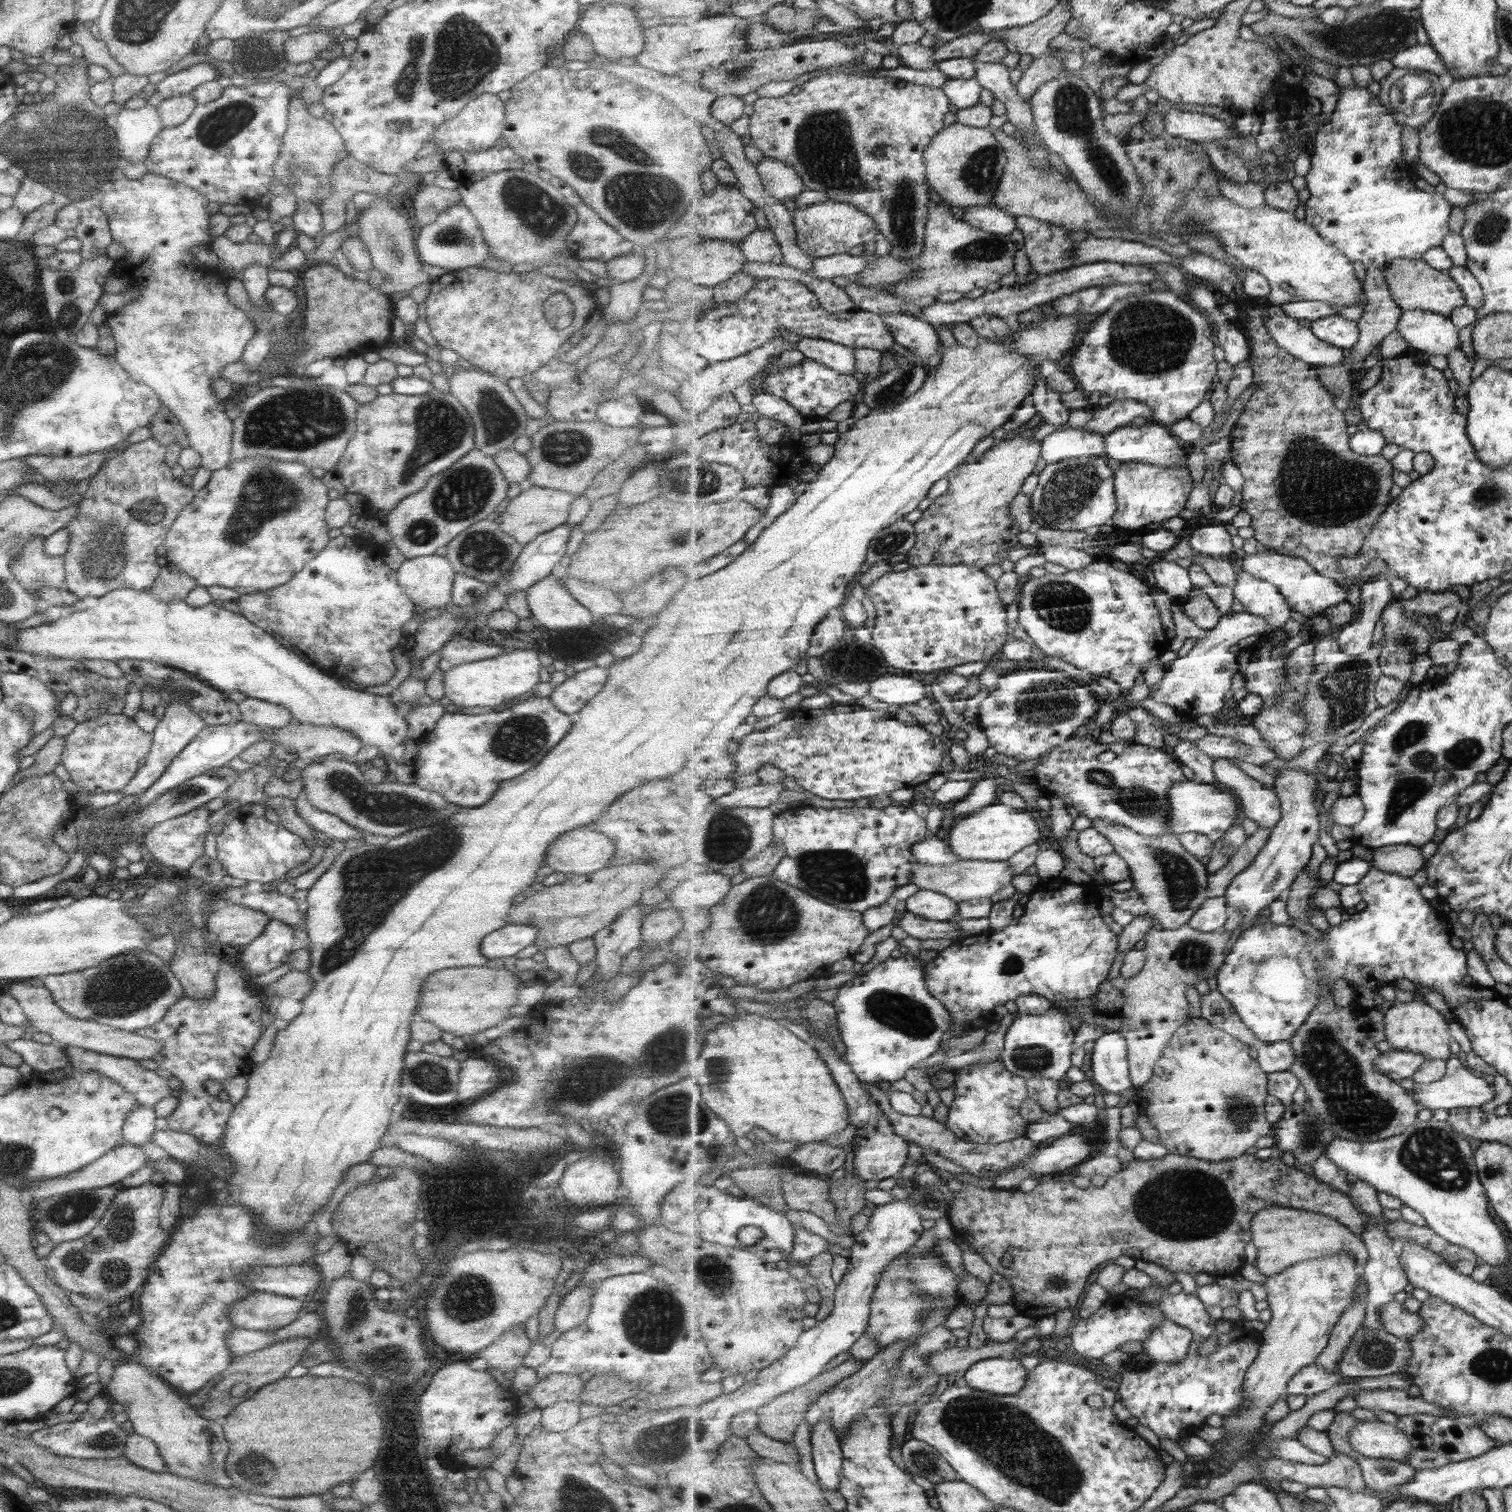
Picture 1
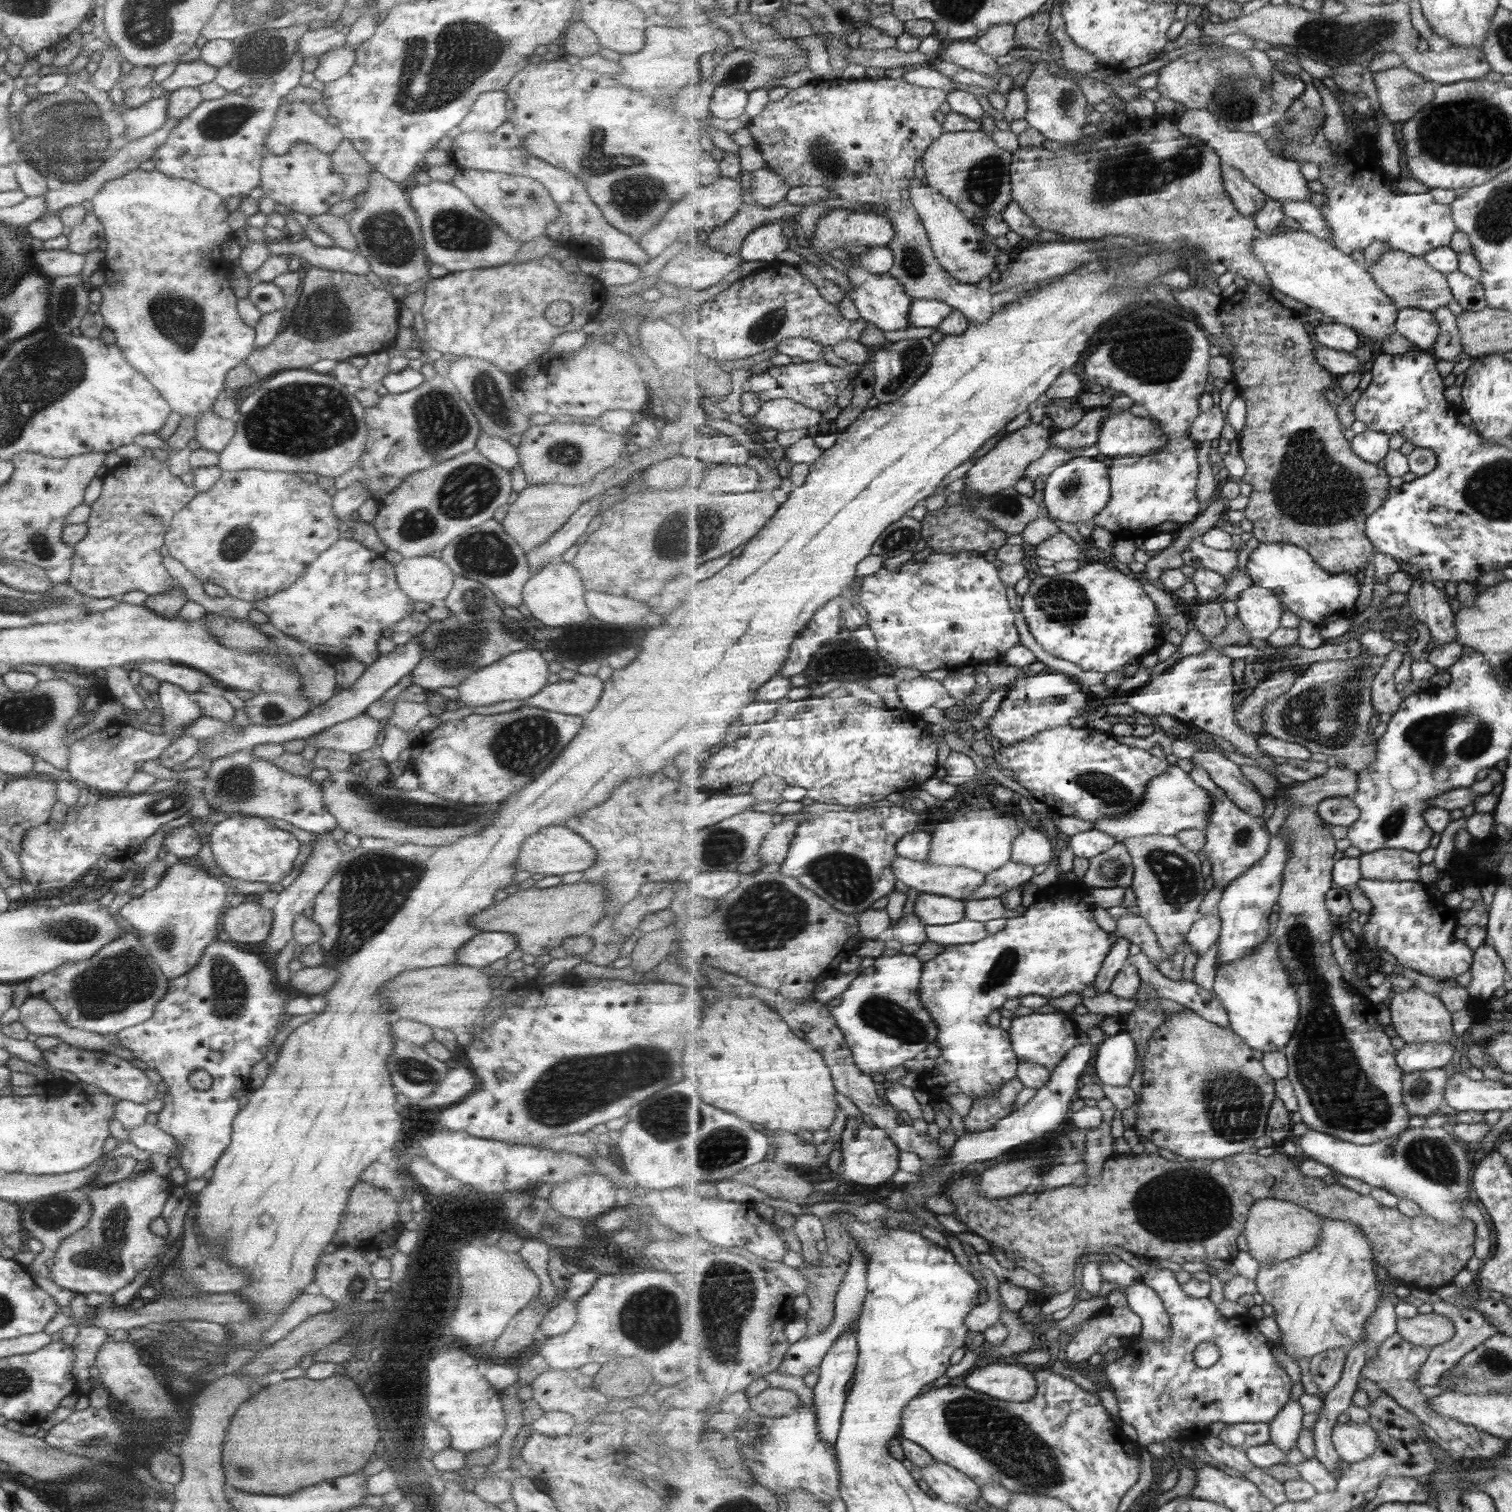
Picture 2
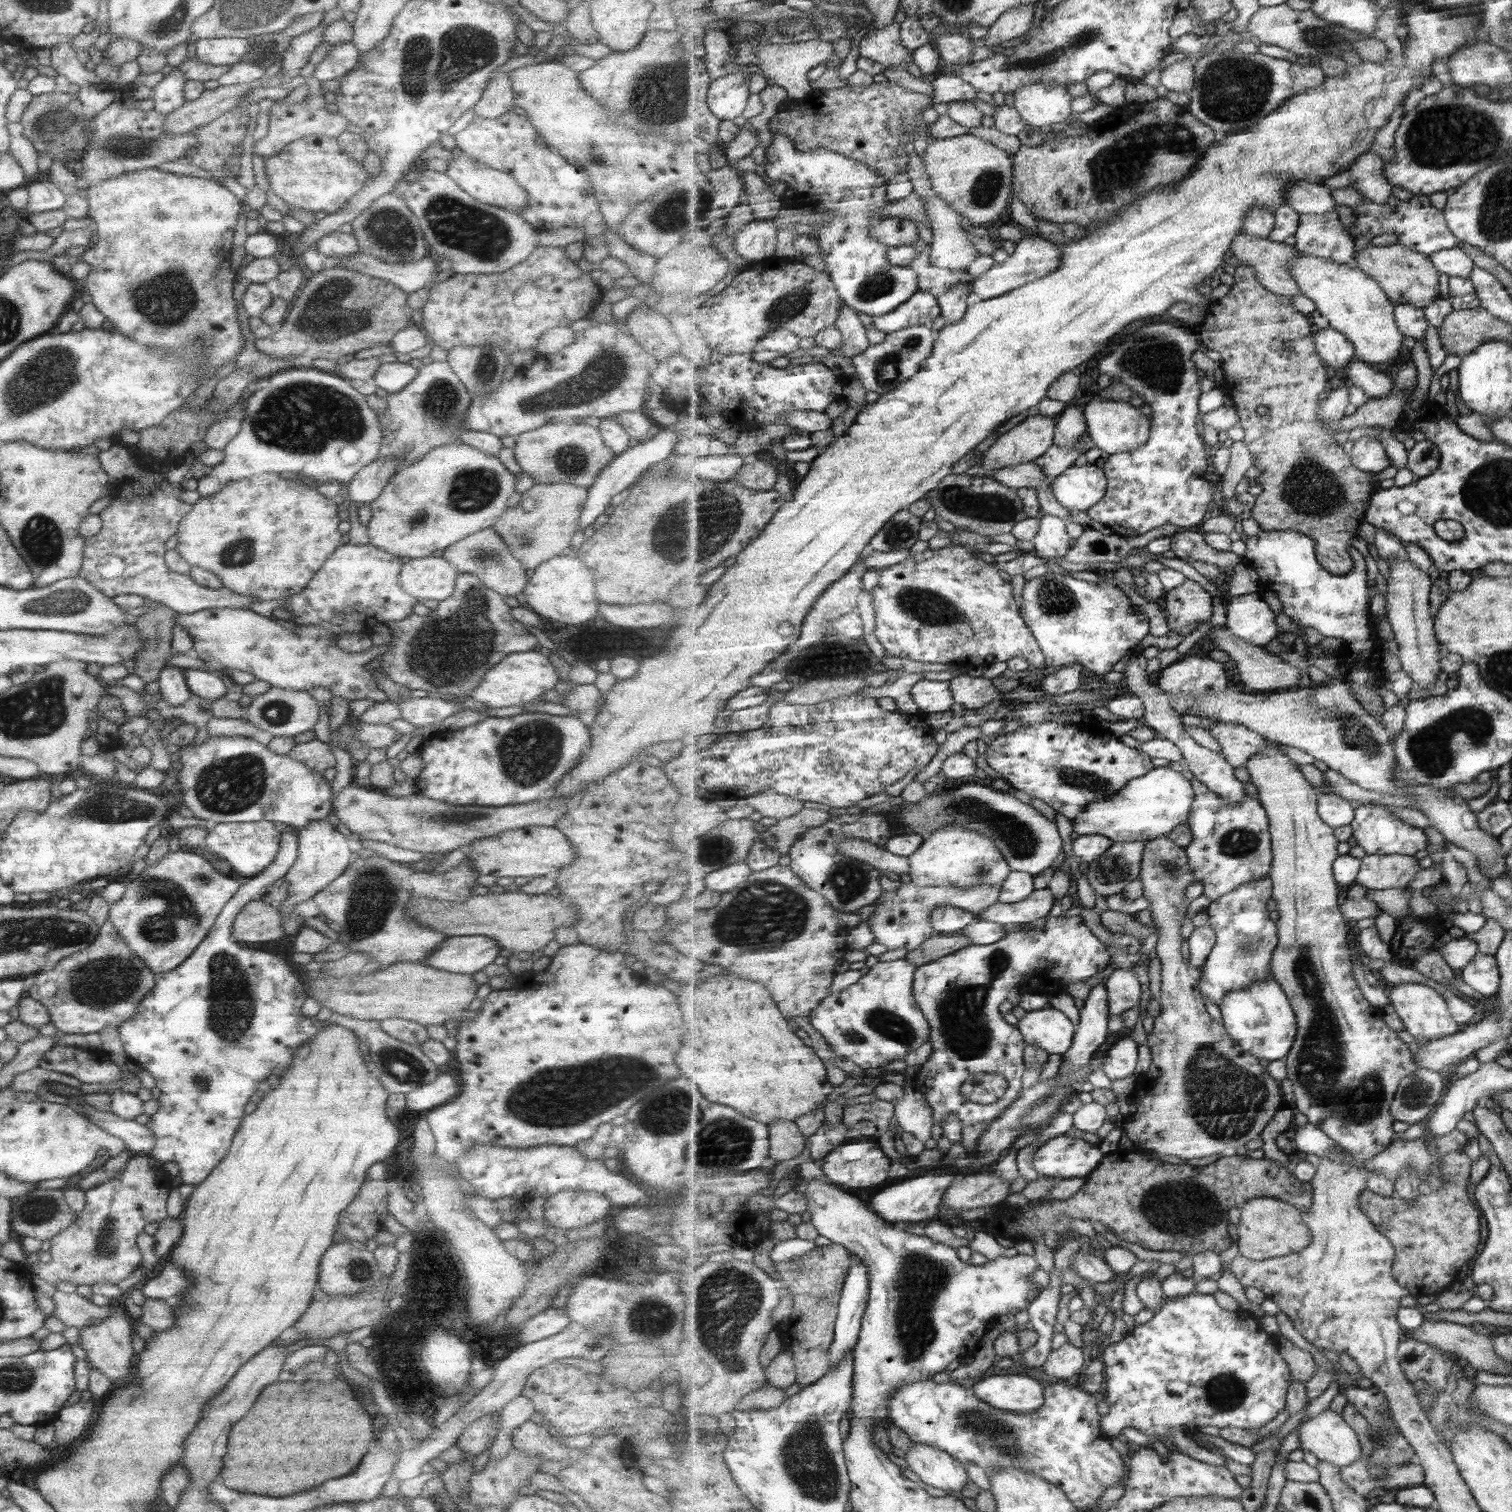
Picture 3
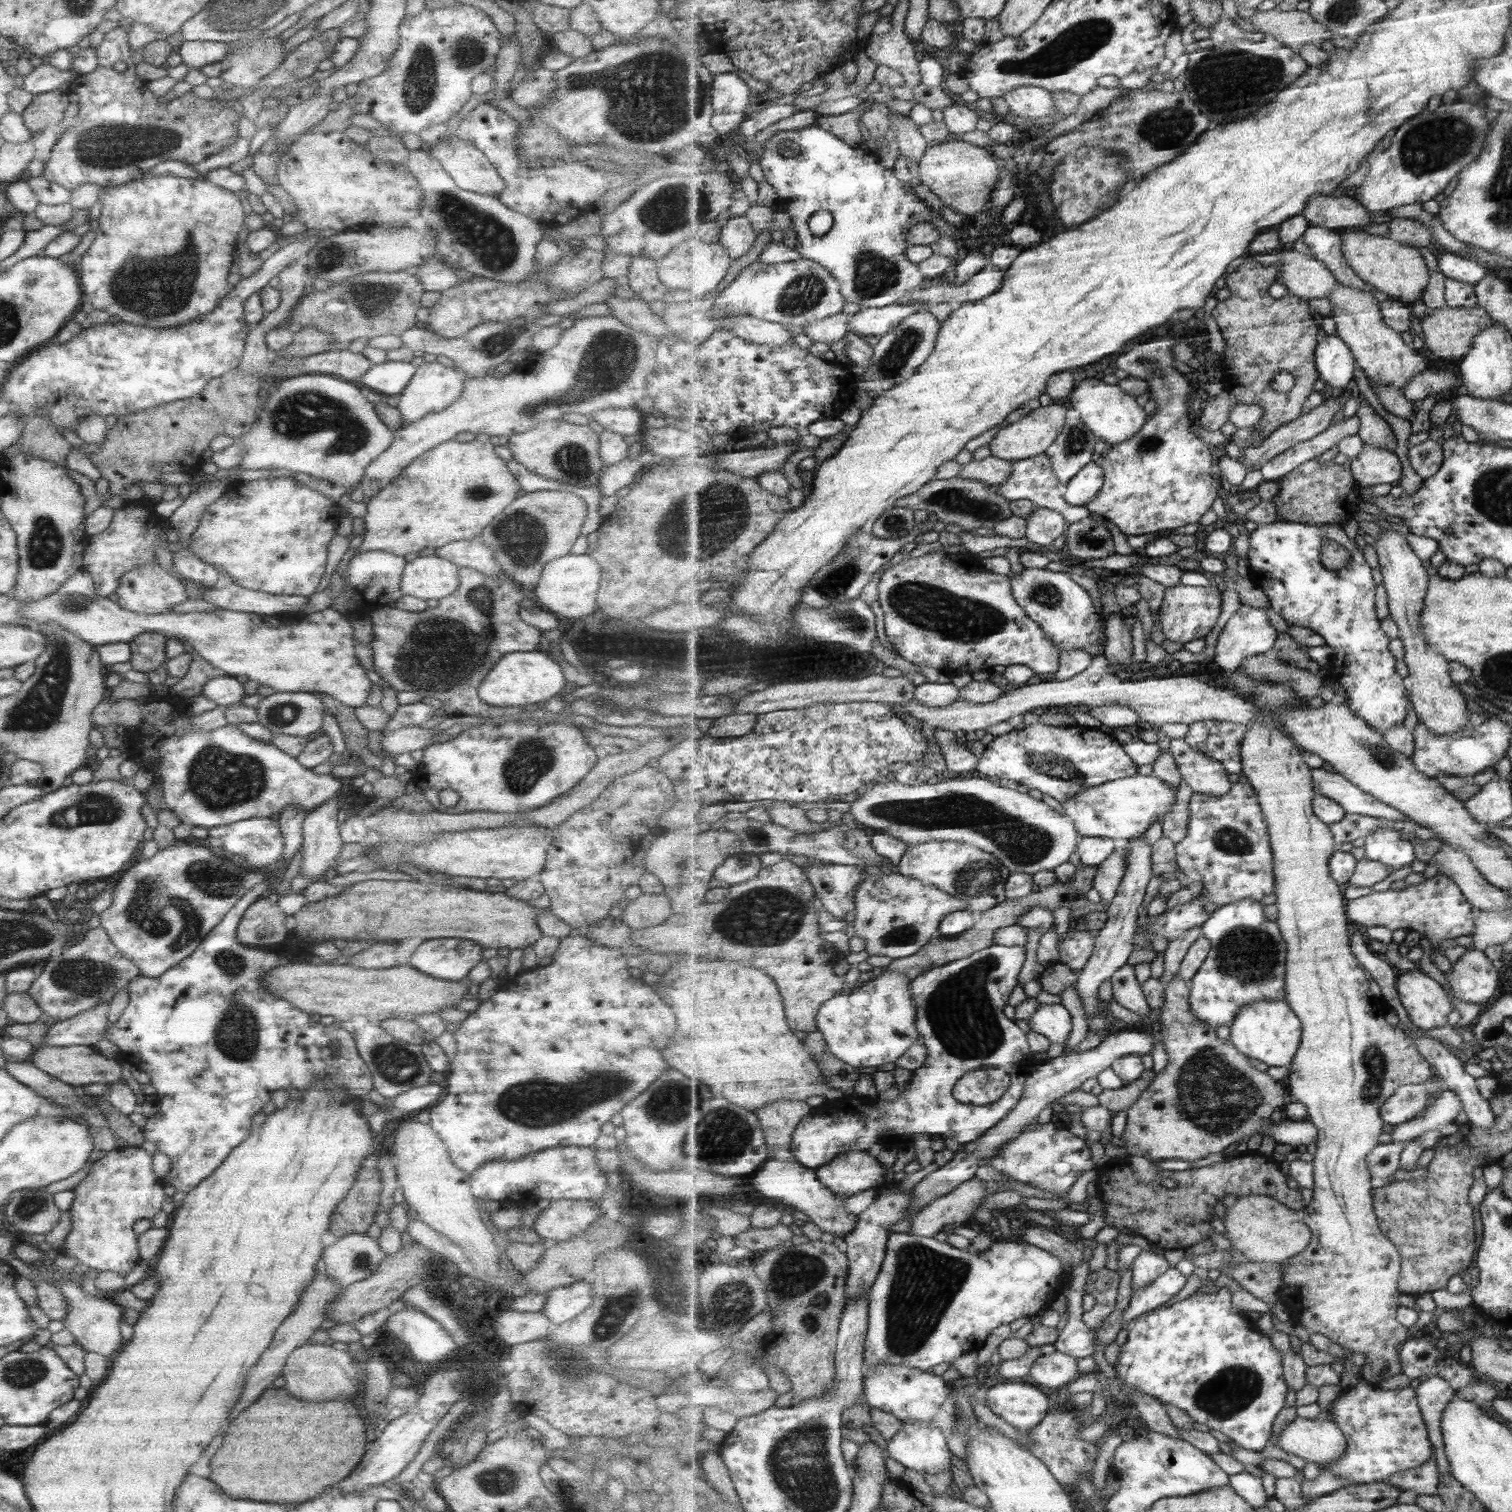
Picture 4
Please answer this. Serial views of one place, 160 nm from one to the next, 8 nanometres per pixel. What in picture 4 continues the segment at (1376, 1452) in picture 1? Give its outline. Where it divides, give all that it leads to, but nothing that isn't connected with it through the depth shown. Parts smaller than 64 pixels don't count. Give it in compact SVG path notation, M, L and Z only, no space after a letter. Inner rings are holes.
M1321 1413L1315 1419L1297 1417L1280 1434L1277 1447L1305 1462L1327 1465L1347 1453L1349 1441L1340 1424Z

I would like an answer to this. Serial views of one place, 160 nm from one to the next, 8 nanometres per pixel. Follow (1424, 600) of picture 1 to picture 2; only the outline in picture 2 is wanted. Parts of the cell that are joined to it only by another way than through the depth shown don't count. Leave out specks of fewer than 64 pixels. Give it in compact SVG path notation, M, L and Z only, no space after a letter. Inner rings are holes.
M1347 659L1314 662L1300 675L1289 690L1274 700L1264 710L1264 732L1287 742L1298 742L1311 750L1327 756L1335 756L1338 762L1344 762L1345 768L1360 773L1376 761L1376 748L1379 738L1374 741L1369 732L1369 722L1377 710L1372 701L1372 686L1377 678L1377 668L1365 664L1365 660Z

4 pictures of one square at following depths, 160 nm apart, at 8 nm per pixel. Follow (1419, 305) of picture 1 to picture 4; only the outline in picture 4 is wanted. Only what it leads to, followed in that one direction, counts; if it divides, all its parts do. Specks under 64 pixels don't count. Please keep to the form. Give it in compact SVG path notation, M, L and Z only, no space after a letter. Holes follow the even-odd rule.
M1342 231L1342 235L1343 252L1347 262L1365 282L1389 298L1406 304L1412 304L1422 298L1425 289L1429 286L1431 271L1417 247L1391 240L1388 236L1368 234L1364 231L1349 233Z

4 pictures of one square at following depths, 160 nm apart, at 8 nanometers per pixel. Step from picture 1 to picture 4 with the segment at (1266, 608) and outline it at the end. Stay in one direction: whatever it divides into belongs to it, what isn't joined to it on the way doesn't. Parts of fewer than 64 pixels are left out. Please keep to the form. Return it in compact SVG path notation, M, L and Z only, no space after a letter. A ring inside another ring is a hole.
M1241 604L1236 613L1227 621L1225 629L1218 638L1212 667L1227 673L1238 672L1238 668L1246 658L1259 653L1271 654L1279 634L1279 630L1271 624L1265 609Z

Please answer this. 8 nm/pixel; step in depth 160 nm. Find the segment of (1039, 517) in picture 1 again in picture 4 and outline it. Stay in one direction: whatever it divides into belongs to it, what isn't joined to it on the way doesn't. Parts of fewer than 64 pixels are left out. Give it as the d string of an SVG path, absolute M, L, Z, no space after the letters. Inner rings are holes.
M1097 458L1067 483L1065 501L1072 506L1087 506L1104 488L1104 468Z

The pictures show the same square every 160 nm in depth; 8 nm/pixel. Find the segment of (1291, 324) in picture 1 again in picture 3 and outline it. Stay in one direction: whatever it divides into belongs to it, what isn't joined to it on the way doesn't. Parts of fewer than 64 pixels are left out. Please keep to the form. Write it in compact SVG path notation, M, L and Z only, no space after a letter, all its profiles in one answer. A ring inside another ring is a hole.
M1354 360L1345 366L1348 377L1345 382L1363 388L1370 398L1382 398L1393 392L1393 379L1386 372L1377 370L1374 366Z

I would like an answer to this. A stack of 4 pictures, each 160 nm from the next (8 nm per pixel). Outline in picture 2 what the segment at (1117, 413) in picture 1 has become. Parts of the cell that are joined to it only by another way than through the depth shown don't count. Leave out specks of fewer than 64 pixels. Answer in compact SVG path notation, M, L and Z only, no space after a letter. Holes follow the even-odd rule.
M1122 393L1118 394L1113 404L1088 410L1085 418L1075 428L1062 431L1054 429L1050 443L1054 447L1065 447L1070 453L1077 454L1080 448L1093 446L1099 442L1100 427L1103 427L1103 421L1109 417L1109 413L1129 410L1135 404L1133 398Z

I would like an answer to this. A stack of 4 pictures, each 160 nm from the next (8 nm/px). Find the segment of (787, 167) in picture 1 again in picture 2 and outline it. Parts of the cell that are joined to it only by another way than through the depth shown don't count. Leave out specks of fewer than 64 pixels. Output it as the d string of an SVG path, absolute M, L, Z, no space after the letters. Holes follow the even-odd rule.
M767 166L752 172L753 198L763 207L772 207L787 200L792 189L788 180Z

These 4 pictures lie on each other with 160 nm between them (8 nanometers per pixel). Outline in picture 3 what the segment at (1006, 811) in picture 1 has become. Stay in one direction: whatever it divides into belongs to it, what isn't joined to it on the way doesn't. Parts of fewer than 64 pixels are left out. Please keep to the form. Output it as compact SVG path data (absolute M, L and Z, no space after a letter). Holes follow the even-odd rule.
M943 828L935 831L910 858L908 879L917 886L976 887L982 884L1003 884L1012 872L1003 852L985 833L967 828Z

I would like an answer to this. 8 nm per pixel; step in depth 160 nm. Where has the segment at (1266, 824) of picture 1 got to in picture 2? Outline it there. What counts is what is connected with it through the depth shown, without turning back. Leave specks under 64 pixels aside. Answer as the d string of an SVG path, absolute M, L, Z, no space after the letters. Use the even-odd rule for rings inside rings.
M1200 750L1193 756L1195 764L1204 766L1213 780L1225 789L1225 792L1245 812L1253 816L1265 814L1265 797L1253 786L1253 782L1241 772L1241 768L1228 756L1215 750Z

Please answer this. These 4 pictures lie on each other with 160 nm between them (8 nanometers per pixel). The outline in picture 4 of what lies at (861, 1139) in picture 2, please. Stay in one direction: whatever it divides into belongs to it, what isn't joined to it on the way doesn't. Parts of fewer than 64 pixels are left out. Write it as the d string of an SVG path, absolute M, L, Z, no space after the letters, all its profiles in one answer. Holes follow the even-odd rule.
M857 1149L836 1156L833 1161L825 1166L816 1169L817 1176L839 1196L845 1198L853 1196L854 1193L869 1190L869 1188L877 1187L883 1180L883 1176L888 1174L884 1164L877 1158L871 1156L869 1151L865 1149Z

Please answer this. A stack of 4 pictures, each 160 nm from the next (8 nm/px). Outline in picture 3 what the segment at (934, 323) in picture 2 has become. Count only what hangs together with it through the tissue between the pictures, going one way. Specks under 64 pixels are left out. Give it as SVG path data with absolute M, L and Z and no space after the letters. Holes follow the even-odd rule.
M917 292L893 312L885 316L873 316L873 325L887 334L894 333L916 324L928 325L942 316L938 297L930 292Z

